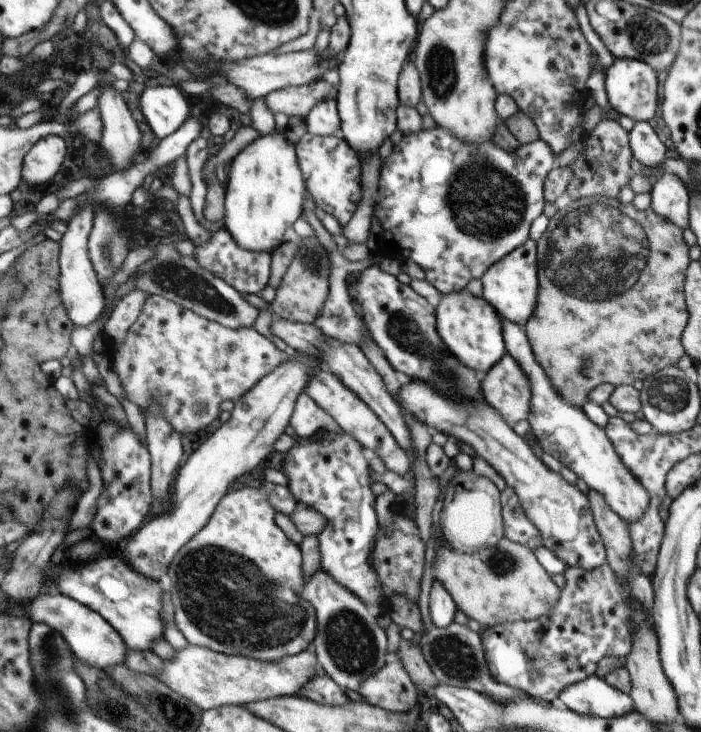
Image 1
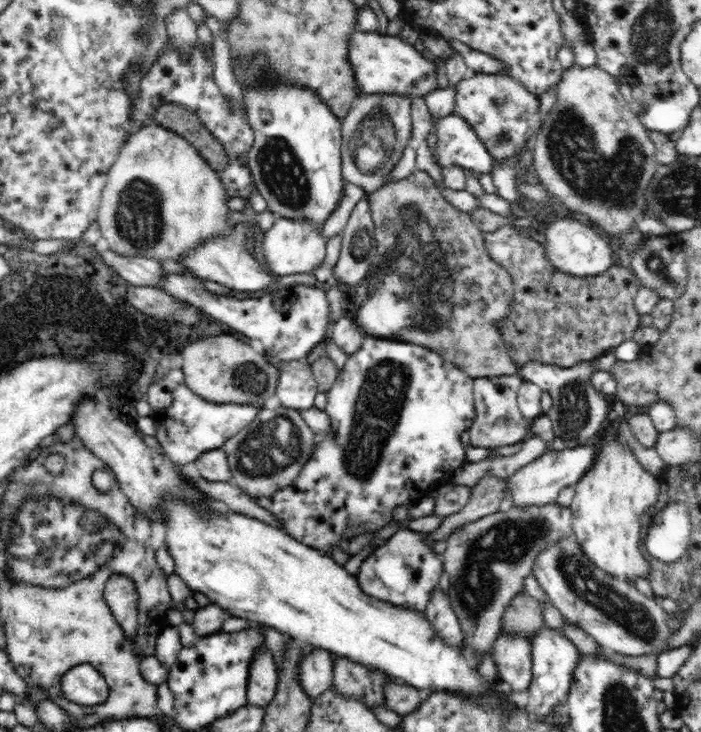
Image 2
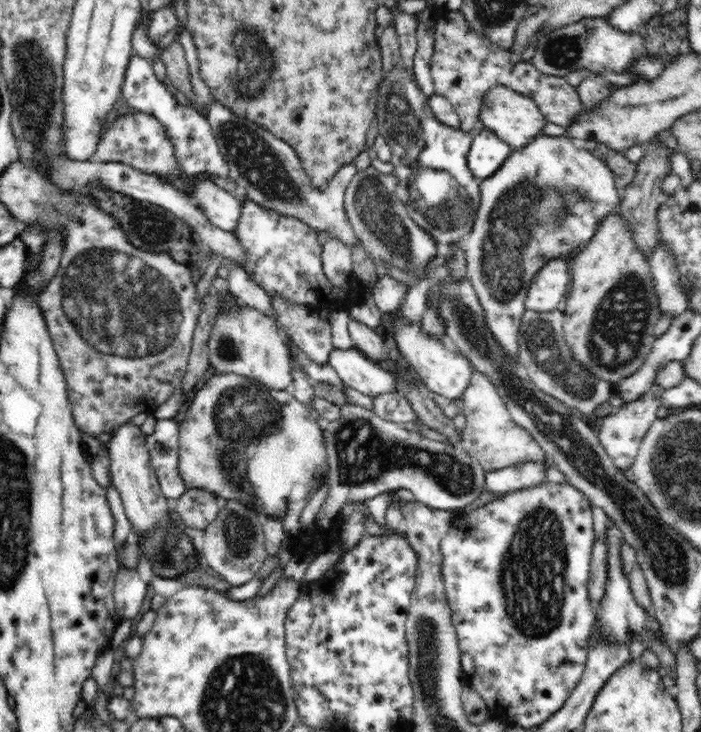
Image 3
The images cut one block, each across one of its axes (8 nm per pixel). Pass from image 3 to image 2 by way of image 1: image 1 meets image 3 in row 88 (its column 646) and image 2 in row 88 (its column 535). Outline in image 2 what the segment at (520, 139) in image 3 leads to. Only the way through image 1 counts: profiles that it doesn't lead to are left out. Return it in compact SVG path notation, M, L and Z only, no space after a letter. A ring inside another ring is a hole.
M354 31L347 40L347 57L350 61L355 84L364 94L400 94L406 97L422 97L433 90L436 90L436 79L438 78L436 71L438 67L429 61L418 51L414 44L408 44L402 41L400 37L387 34L379 34L378 32Z

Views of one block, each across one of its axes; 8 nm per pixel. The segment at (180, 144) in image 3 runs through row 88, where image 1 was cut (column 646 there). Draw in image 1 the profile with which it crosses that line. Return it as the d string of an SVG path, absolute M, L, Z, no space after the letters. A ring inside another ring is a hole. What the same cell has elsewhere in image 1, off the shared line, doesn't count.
M638 121L629 131L629 145L633 157L648 169L654 169L656 175L662 174L666 160L666 149L658 135L648 122Z

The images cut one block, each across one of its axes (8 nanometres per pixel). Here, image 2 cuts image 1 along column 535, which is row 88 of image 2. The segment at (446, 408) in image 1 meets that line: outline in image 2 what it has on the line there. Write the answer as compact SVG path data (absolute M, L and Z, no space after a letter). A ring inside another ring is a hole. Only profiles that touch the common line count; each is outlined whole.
M498 72L496 74L472 73L456 83L453 113L466 119L476 131L495 162L511 157L538 134L543 117L539 115L539 96L532 94L517 80Z

